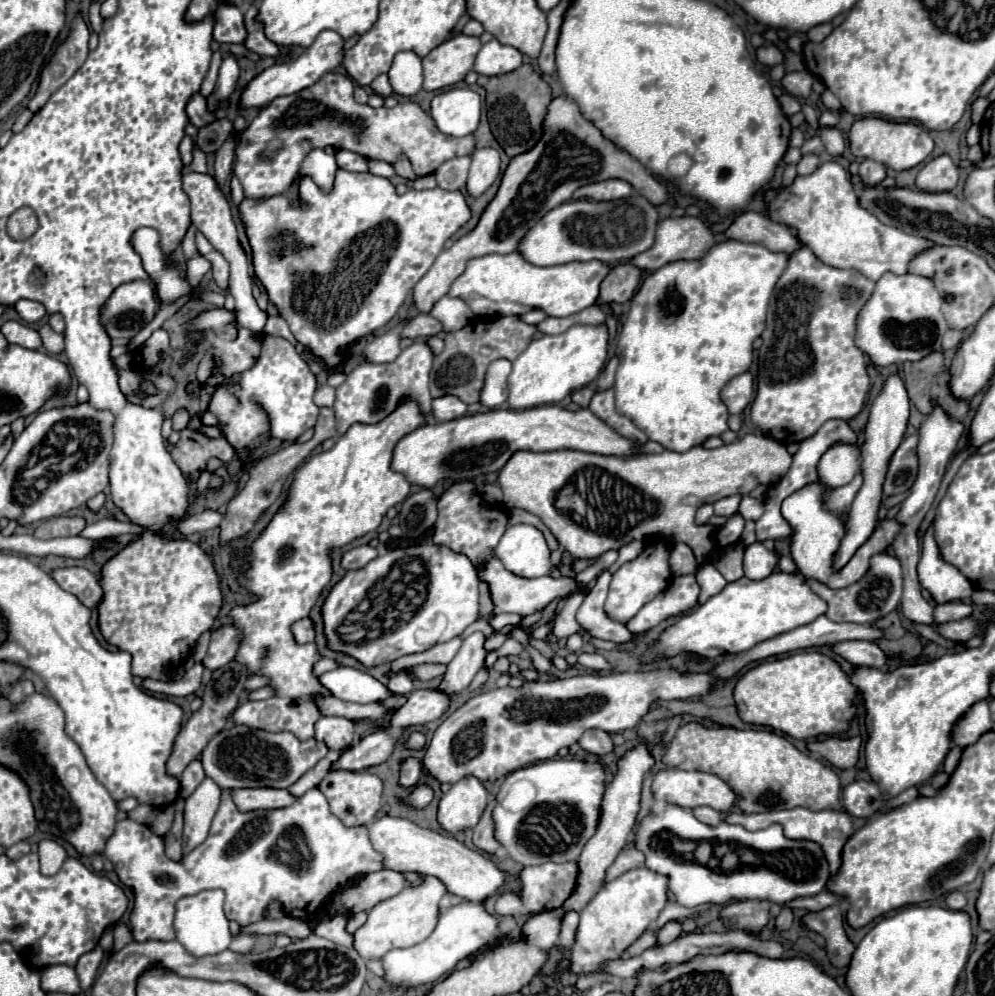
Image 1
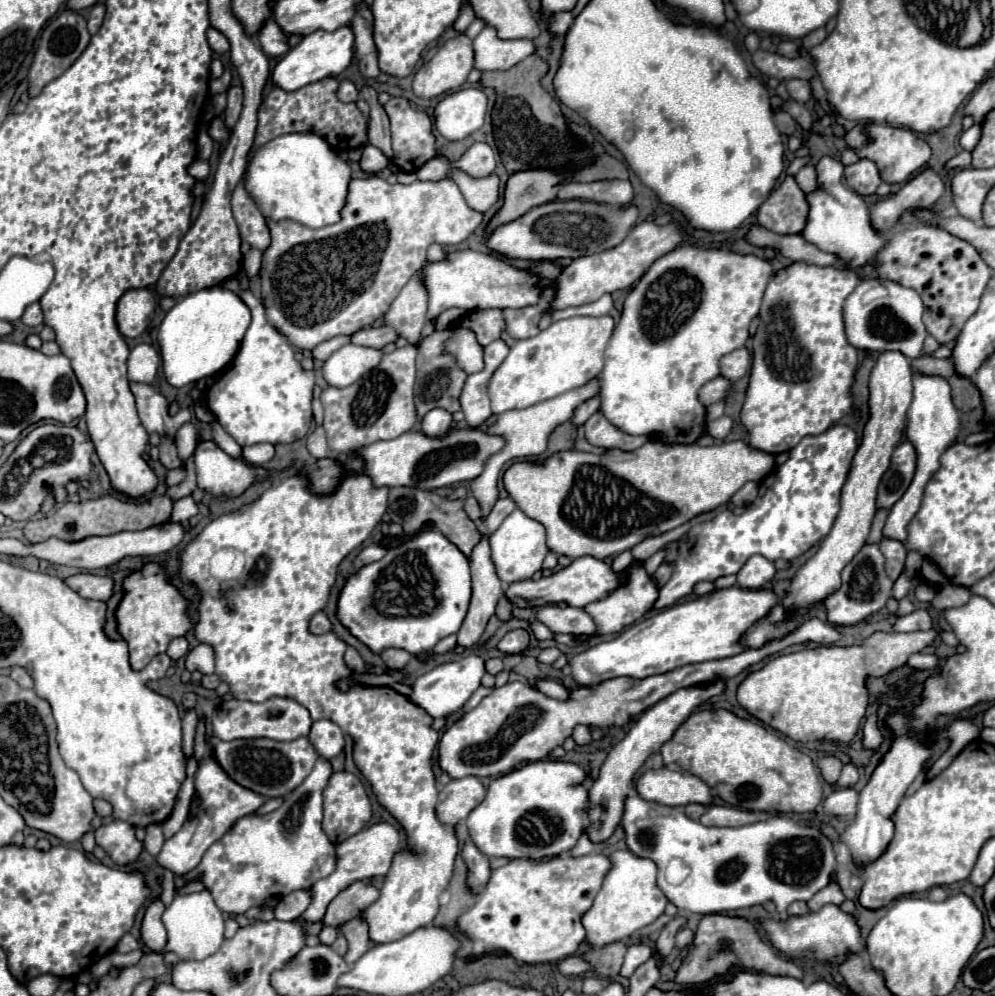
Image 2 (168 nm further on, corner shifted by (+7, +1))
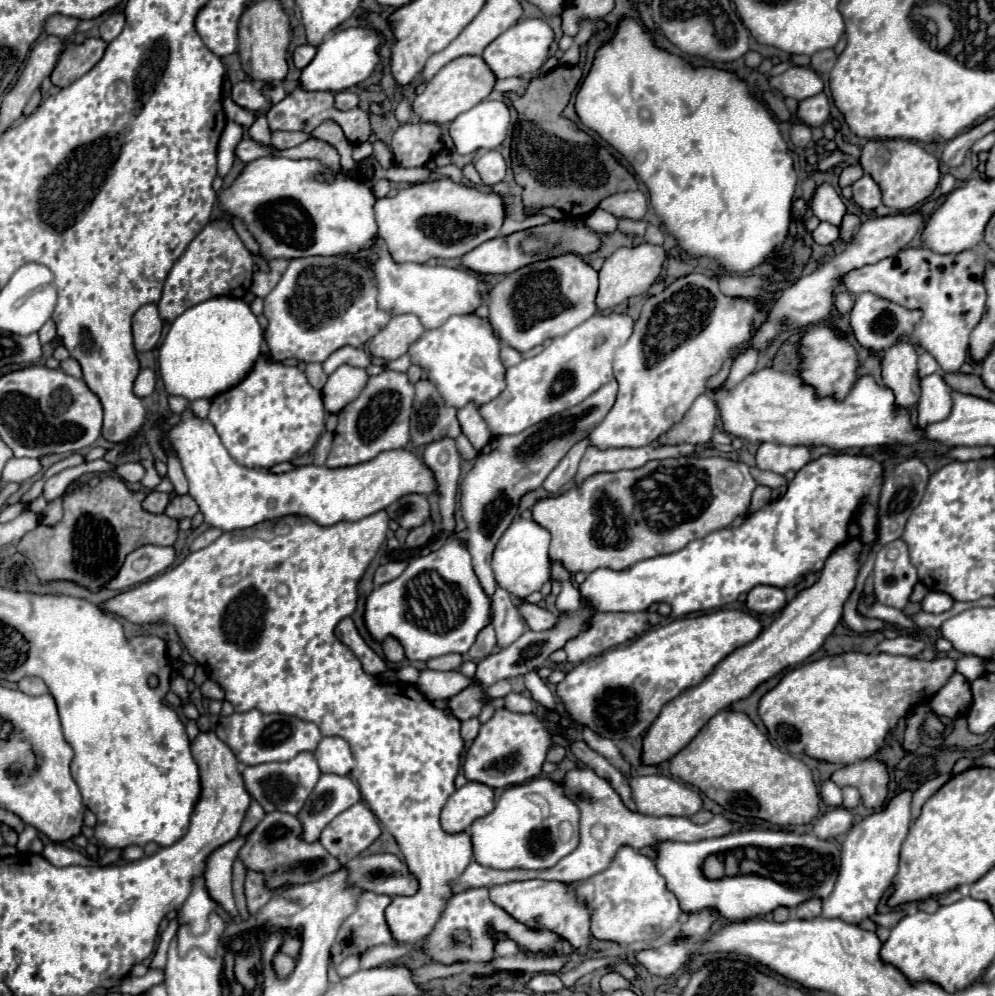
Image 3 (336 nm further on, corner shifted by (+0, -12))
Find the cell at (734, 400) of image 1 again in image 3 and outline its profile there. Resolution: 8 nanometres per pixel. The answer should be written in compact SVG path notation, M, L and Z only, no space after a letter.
M698 396L694 404L686 410L686 416L670 428L670 432L664 432L658 442L664 446L674 446L674 444L710 444L710 432L712 424L716 424L718 418L718 408L716 404L706 396Z

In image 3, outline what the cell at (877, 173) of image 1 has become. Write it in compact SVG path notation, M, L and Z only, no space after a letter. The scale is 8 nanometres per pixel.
M864 174L858 182L852 184L854 188L854 202L862 208L862 210L874 210L882 204L882 196L880 196L880 188L878 184L872 180L870 174Z

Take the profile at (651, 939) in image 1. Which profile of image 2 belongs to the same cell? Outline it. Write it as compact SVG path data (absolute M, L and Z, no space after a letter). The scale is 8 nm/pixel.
M619 941L619 943L611 943L611 945L605 945L605 947L593 949L593 951L585 953L583 957L595 967L597 975L615 977L619 973L621 965L623 965L625 951L627 951L627 945L623 941Z

